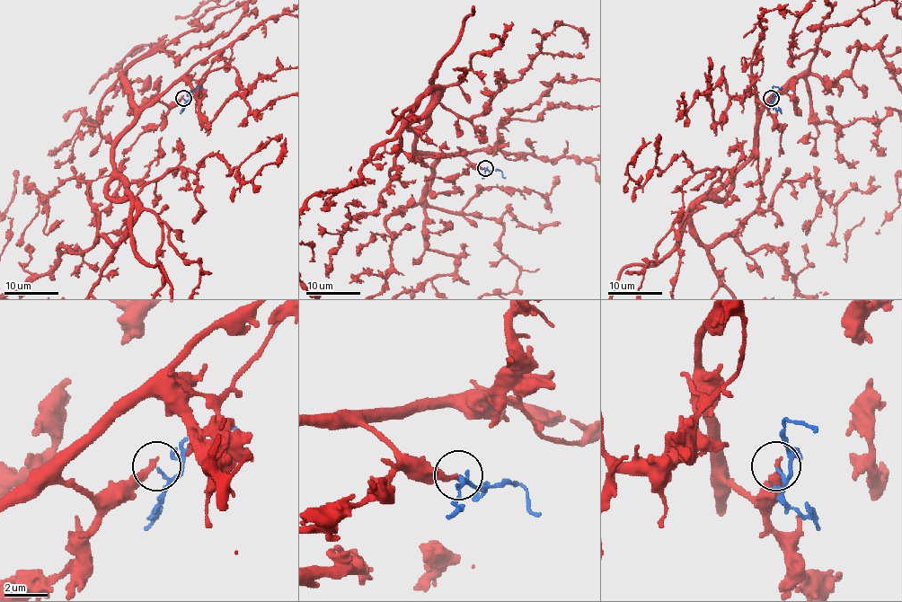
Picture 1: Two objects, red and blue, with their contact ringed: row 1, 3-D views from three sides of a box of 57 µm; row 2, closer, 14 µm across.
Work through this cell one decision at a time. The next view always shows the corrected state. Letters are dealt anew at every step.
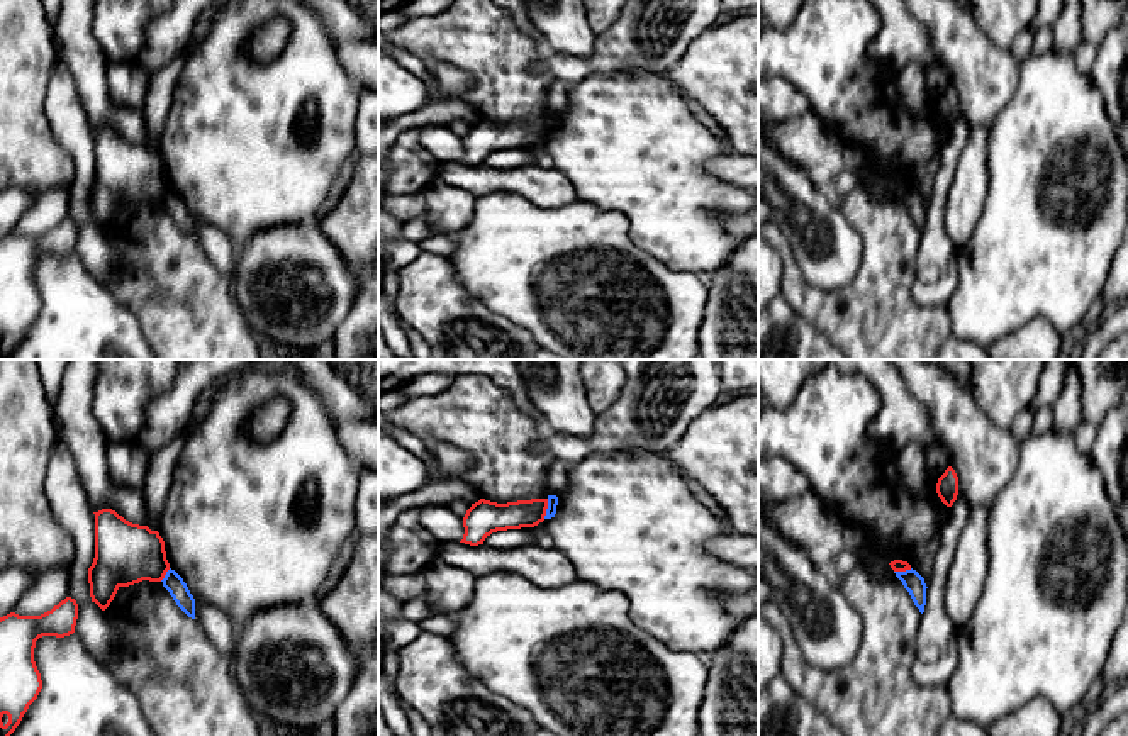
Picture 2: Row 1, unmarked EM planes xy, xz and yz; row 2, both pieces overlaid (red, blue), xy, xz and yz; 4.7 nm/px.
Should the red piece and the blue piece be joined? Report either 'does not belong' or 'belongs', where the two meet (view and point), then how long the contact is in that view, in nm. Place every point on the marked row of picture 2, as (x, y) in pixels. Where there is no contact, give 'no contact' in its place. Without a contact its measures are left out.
does not belong; contact xz (547, 507); length 100 nm

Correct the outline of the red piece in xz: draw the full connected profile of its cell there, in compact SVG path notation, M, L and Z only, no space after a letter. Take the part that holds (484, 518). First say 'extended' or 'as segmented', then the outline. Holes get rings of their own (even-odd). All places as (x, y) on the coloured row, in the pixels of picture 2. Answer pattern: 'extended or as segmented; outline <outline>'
as segmented; outline M485 499L472 504L463 517L465 534L460 543L478 546L497 531L534 527L544 521L548 499L497 504Z

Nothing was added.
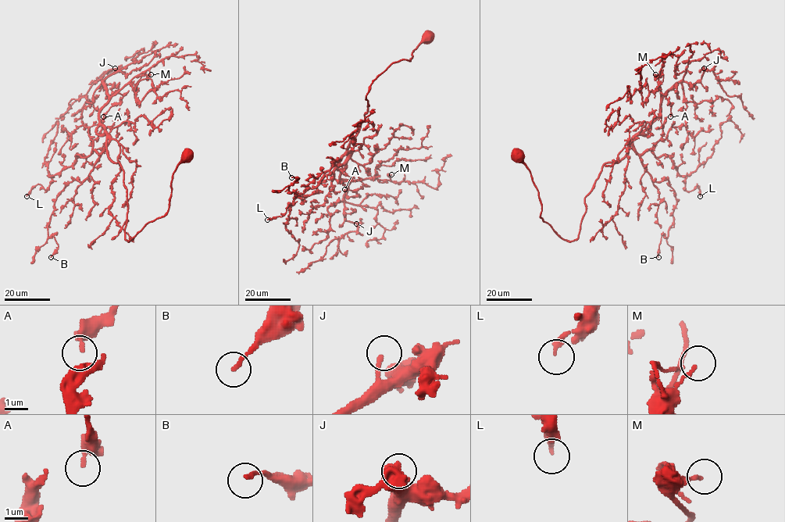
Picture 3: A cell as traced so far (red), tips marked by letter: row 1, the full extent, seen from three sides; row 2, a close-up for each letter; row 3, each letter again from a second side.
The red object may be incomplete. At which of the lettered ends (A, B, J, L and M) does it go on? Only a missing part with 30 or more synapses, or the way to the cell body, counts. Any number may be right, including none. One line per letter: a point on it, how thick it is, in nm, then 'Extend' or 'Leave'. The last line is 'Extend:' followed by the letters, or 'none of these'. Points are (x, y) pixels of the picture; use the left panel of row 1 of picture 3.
A: Place: (103, 116). Thickness 260 nm. Leave
B: Place: (51, 257). Thickness 170 nm. Leave
J: Place: (115, 68). Thickness 180 nm. Leave
L: Place: (26, 196). Thickness 200 nm. Leave
M: Place: (151, 74). Thickness 150 nm. Leave
Extend: none of these

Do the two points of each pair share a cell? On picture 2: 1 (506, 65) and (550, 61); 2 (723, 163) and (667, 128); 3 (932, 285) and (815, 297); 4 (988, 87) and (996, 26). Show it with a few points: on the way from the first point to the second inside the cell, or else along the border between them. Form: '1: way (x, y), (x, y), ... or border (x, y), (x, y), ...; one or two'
1: border (543, 55), (536, 68), (548, 72), (555, 78); two
2: border (706, 163), (709, 173), (740, 187); two
3: border (918, 248), (913, 301), (920, 307); two
4: border (974, 17), (977, 26), (998, 46), (1008, 50); two

